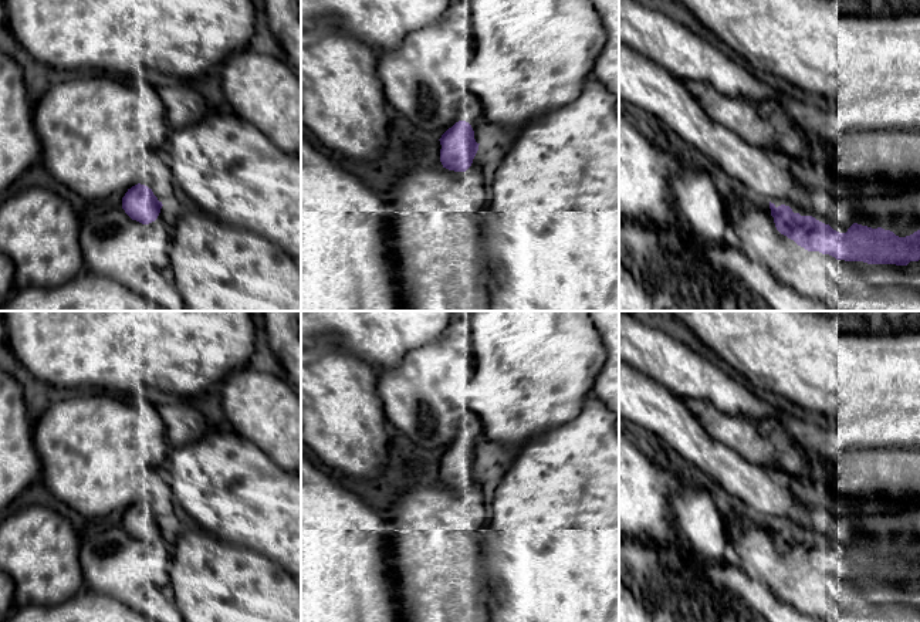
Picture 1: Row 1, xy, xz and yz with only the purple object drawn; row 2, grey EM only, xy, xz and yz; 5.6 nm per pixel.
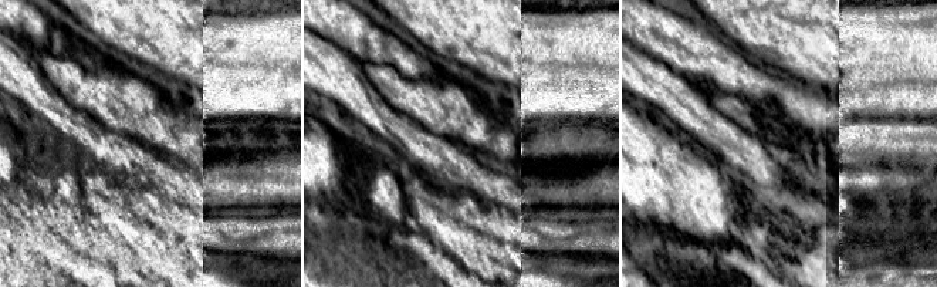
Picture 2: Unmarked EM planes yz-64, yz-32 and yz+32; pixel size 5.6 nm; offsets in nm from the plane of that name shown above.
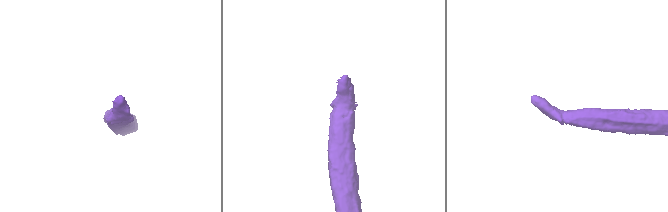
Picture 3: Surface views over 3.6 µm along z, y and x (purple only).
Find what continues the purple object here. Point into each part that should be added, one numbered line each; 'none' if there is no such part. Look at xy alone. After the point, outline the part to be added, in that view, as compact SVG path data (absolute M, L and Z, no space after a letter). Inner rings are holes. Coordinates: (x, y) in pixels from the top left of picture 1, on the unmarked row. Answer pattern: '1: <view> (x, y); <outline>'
1: xy (163, 504); M155 474L150 480L149 494L152 498L152 510L159 520L173 518L179 515L173 491L166 474Z

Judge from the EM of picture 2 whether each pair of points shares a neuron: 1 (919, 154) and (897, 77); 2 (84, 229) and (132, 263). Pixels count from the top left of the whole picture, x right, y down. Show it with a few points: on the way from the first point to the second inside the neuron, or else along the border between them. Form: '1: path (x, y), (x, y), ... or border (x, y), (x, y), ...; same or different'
1: border (876, 117), (922, 120); different
2: path (95, 233), (104, 235), (121, 252); same

